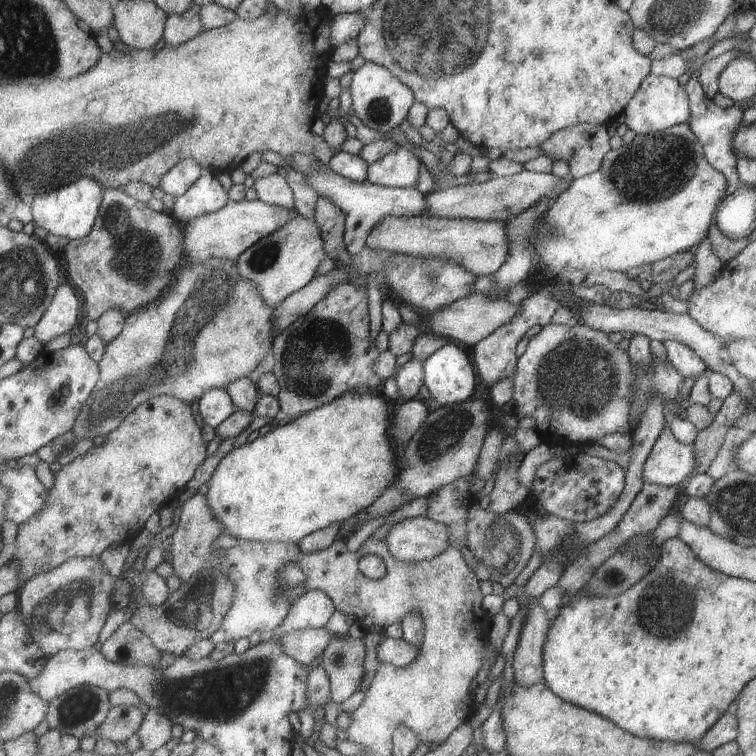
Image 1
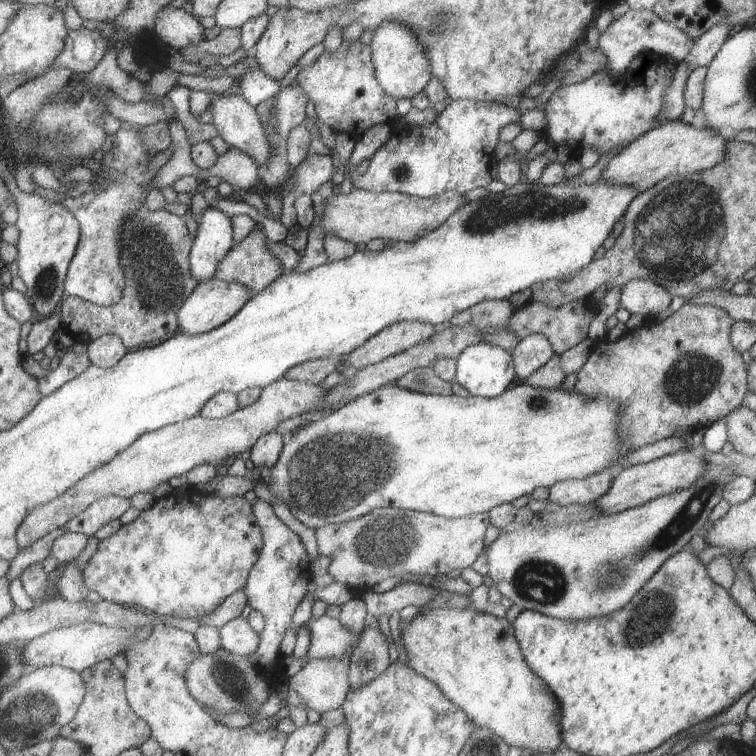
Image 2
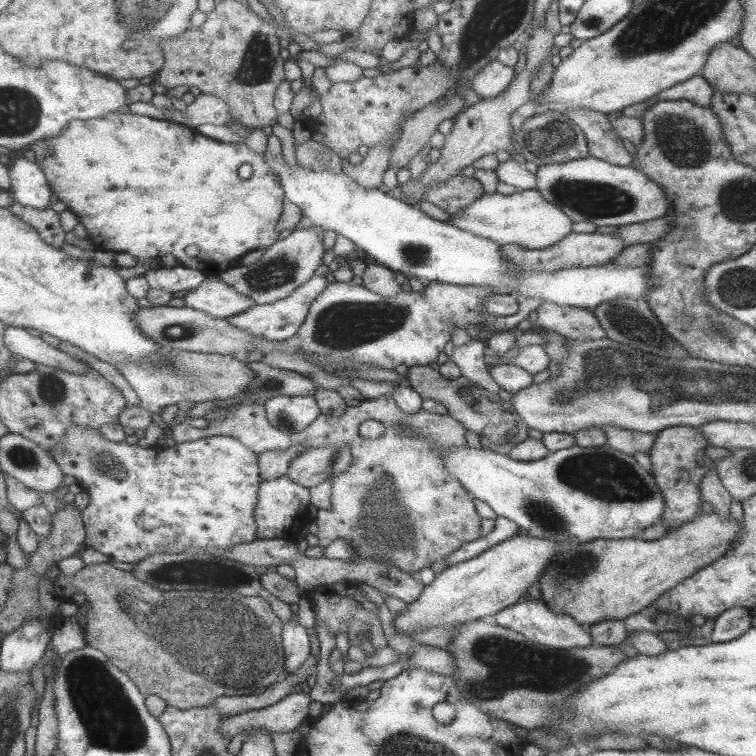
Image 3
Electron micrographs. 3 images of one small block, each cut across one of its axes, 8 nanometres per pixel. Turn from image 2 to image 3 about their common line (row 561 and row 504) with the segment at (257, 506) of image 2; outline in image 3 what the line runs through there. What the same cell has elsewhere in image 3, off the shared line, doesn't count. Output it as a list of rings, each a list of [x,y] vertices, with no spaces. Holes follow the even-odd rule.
[[[289,475],[262,481],[259,486],[258,507],[255,510],[255,519],[259,523],[257,538],[284,538],[294,543],[297,542],[311,528],[309,515],[311,504],[310,488],[293,481]]]

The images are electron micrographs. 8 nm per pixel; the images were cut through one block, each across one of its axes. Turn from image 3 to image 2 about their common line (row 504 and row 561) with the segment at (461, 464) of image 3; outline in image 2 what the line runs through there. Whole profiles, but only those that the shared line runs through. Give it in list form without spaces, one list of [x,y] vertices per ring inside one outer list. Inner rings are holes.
[[[710,465],[707,466],[707,468],[684,489],[679,489],[667,493],[666,495],[655,497],[638,507],[633,507],[615,514],[599,515],[576,523],[570,522],[566,525],[540,524],[535,528],[532,526],[533,524],[530,524],[531,522],[522,527],[512,525],[503,530],[503,532],[500,532],[497,539],[489,544],[489,549],[484,553],[488,563],[487,575],[490,576],[492,584],[495,584],[500,594],[511,600],[512,604],[516,604],[519,609],[540,612],[545,616],[550,616],[556,619],[577,620],[603,616],[603,614],[607,614],[607,612],[613,612],[615,608],[621,608],[623,604],[627,604],[627,600],[629,600],[629,598],[631,598],[631,596],[633,596],[635,592],[645,584],[646,580],[649,580],[649,578],[655,574],[655,571],[662,565],[662,562],[672,554],[679,552],[683,546],[691,540],[691,536],[699,532],[703,524],[705,524],[705,521],[709,518],[709,512],[711,512],[713,506],[722,499],[723,488],[725,488],[726,484],[731,482],[731,480],[736,476],[737,474],[735,474],[729,467],[723,465]]]

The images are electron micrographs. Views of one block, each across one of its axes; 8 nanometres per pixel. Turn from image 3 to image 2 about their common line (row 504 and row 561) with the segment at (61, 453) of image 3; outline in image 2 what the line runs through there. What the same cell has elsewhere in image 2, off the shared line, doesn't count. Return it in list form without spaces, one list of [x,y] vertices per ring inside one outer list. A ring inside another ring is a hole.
[[[201,490],[197,492],[196,496],[193,496],[191,492],[171,494],[171,496],[163,495],[161,498],[154,500],[154,504],[150,509],[142,511],[141,516],[135,522],[122,525],[116,534],[99,542],[96,553],[88,560],[86,567],[83,569],[84,579],[90,590],[98,593],[102,599],[107,599],[120,605],[135,604],[135,606],[146,608],[151,613],[157,613],[162,616],[190,618],[196,621],[212,613],[216,608],[221,607],[231,595],[246,587],[249,575],[255,563],[258,562],[263,547],[264,534],[262,525],[259,524],[258,516],[255,514],[254,505],[242,495],[235,495],[234,497],[224,499],[217,496],[217,494],[207,494],[201,492]]]

